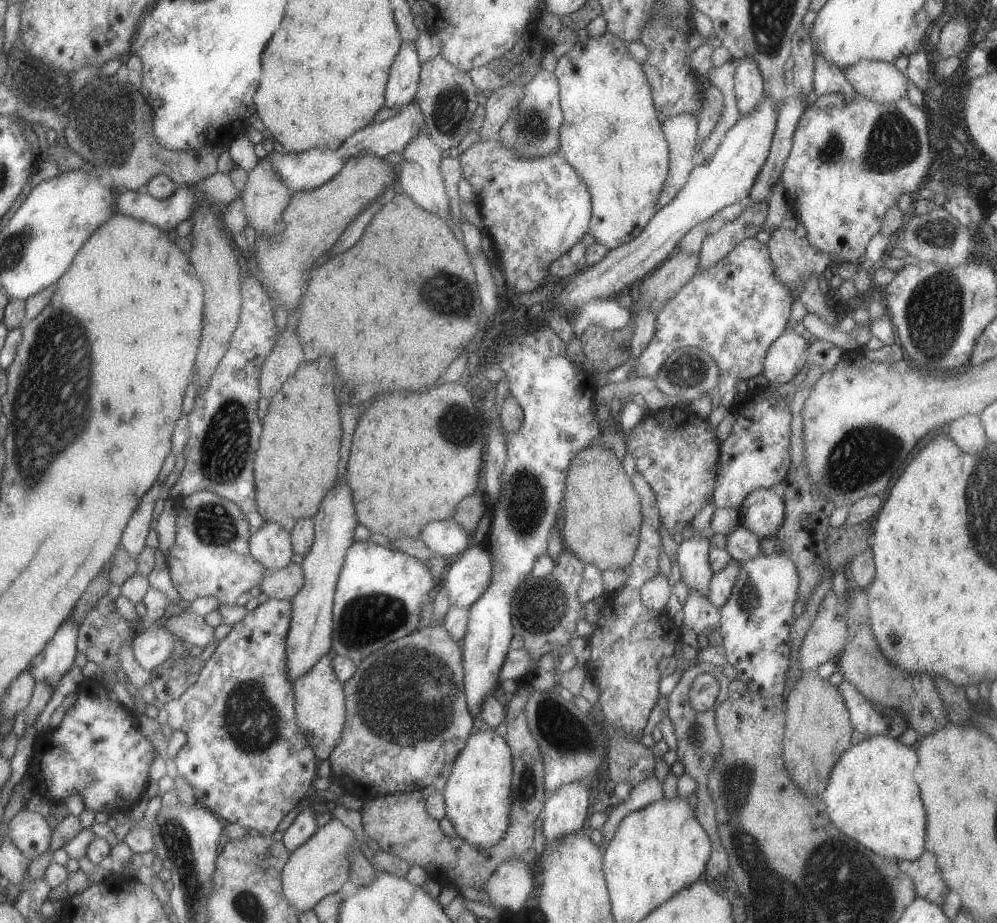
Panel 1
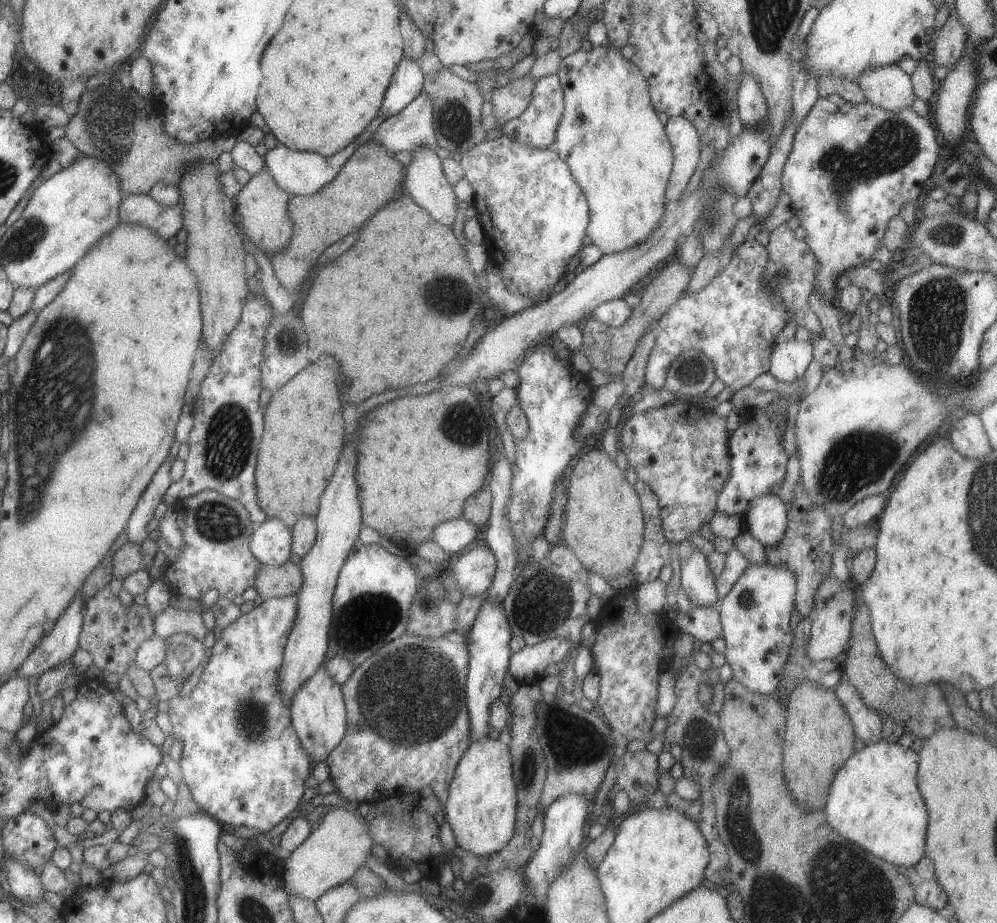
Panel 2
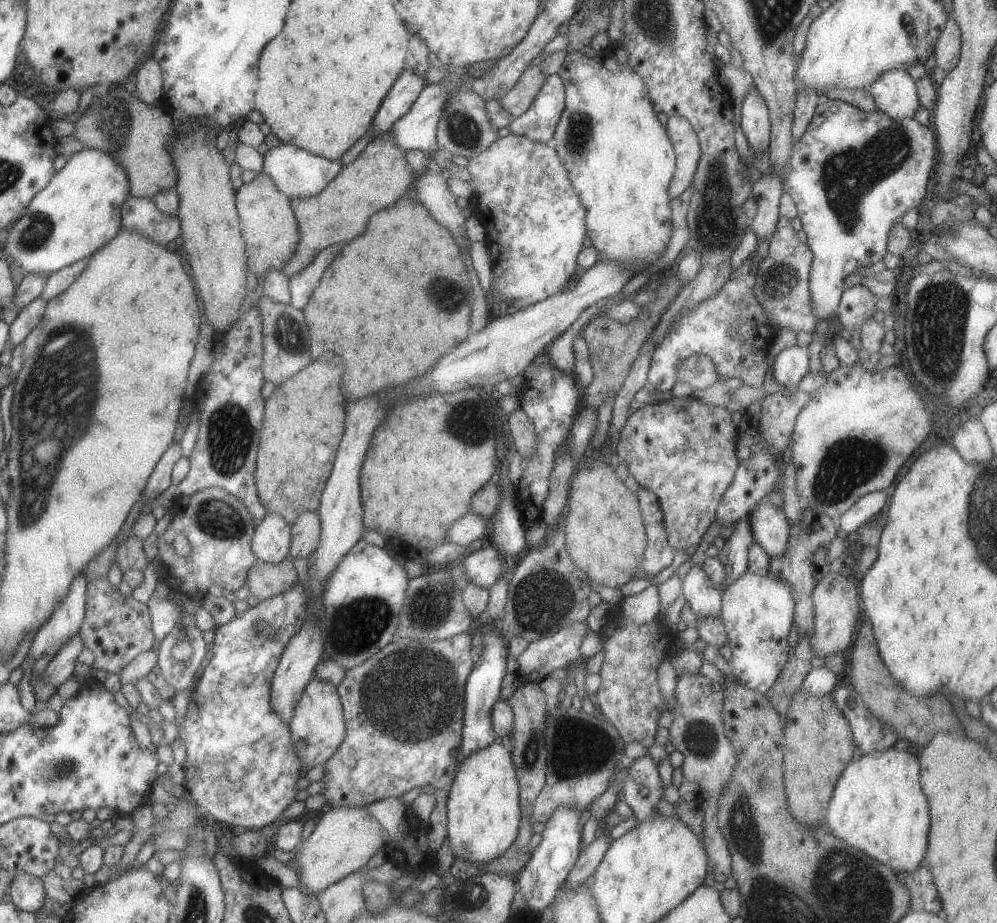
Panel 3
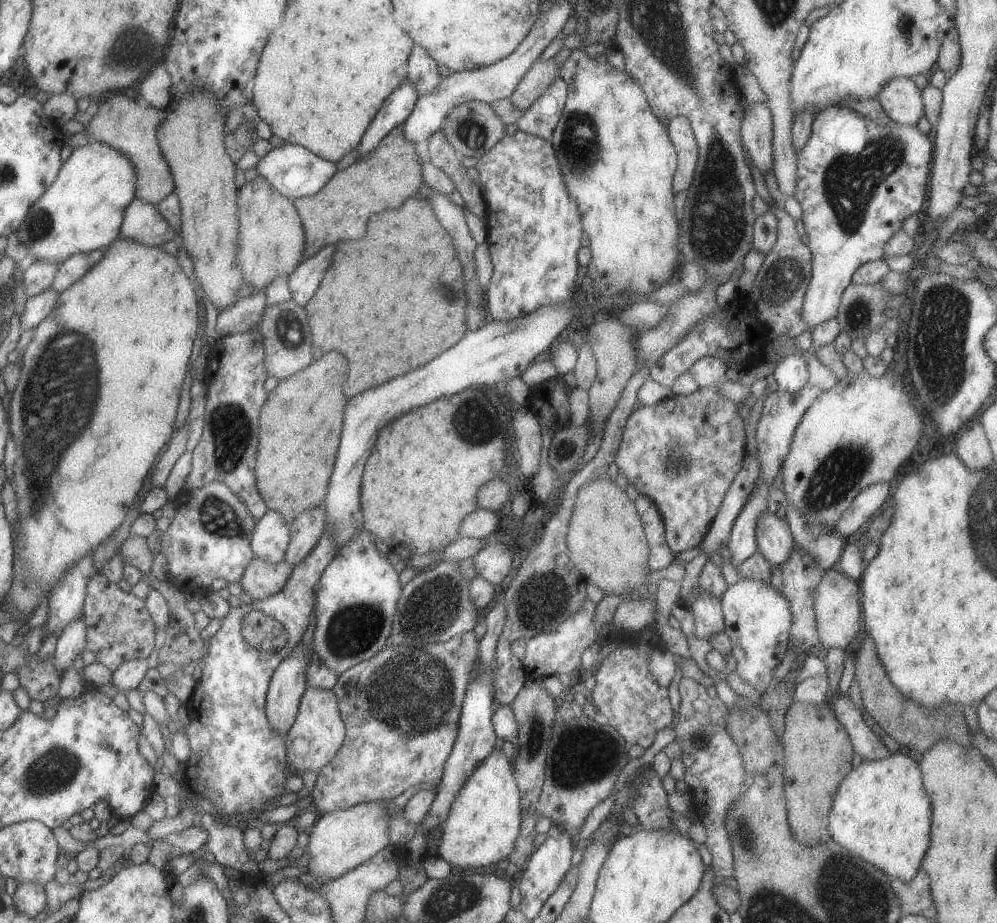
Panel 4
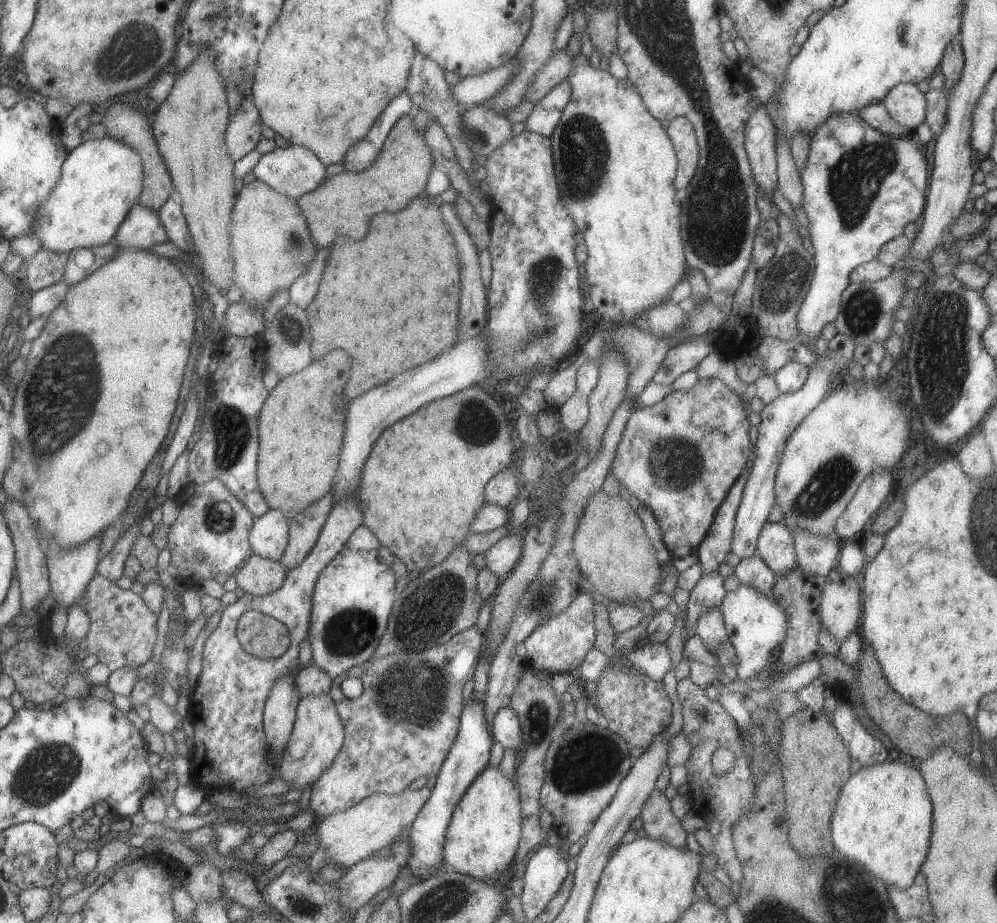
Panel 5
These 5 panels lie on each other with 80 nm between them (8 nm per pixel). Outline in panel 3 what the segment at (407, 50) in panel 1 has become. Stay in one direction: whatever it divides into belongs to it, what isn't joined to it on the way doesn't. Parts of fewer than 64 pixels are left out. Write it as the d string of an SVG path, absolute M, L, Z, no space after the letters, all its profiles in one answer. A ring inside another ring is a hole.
M405 68L400 72L373 117L369 128L375 134L373 138L390 132L393 123L407 114L423 86L423 79L417 75Z

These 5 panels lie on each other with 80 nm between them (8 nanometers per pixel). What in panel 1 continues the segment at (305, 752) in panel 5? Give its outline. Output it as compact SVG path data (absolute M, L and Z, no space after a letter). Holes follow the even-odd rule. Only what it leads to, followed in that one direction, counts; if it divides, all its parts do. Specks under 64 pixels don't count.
M331 654L323 655L303 676L292 682L294 715L300 733L313 749L317 762L328 758L341 736L346 710L342 683L331 668Z

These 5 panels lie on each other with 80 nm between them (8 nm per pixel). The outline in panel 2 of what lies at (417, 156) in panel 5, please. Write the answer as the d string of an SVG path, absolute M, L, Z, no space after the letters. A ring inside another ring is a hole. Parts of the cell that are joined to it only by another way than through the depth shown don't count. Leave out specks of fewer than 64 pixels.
M379 141L367 142L367 156L356 159L349 157L339 170L338 175L329 181L329 184L320 188L317 192L309 196L293 195L288 199L287 212L292 220L292 235L287 246L274 255L269 255L274 275L277 280L293 296L300 290L302 282L309 278L313 264L316 264L318 256L333 242L341 240L341 236L357 232L359 226L367 220L375 211L379 210L385 203L389 202L395 194L402 191L404 182L404 168L393 157Z

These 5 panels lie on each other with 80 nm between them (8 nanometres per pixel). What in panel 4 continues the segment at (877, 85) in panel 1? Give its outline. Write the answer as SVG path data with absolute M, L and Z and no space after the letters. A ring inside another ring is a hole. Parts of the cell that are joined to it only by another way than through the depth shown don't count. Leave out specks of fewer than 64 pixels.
M905 77L891 79L881 87L877 100L885 114L895 123L915 125L924 116L924 104L920 90Z

